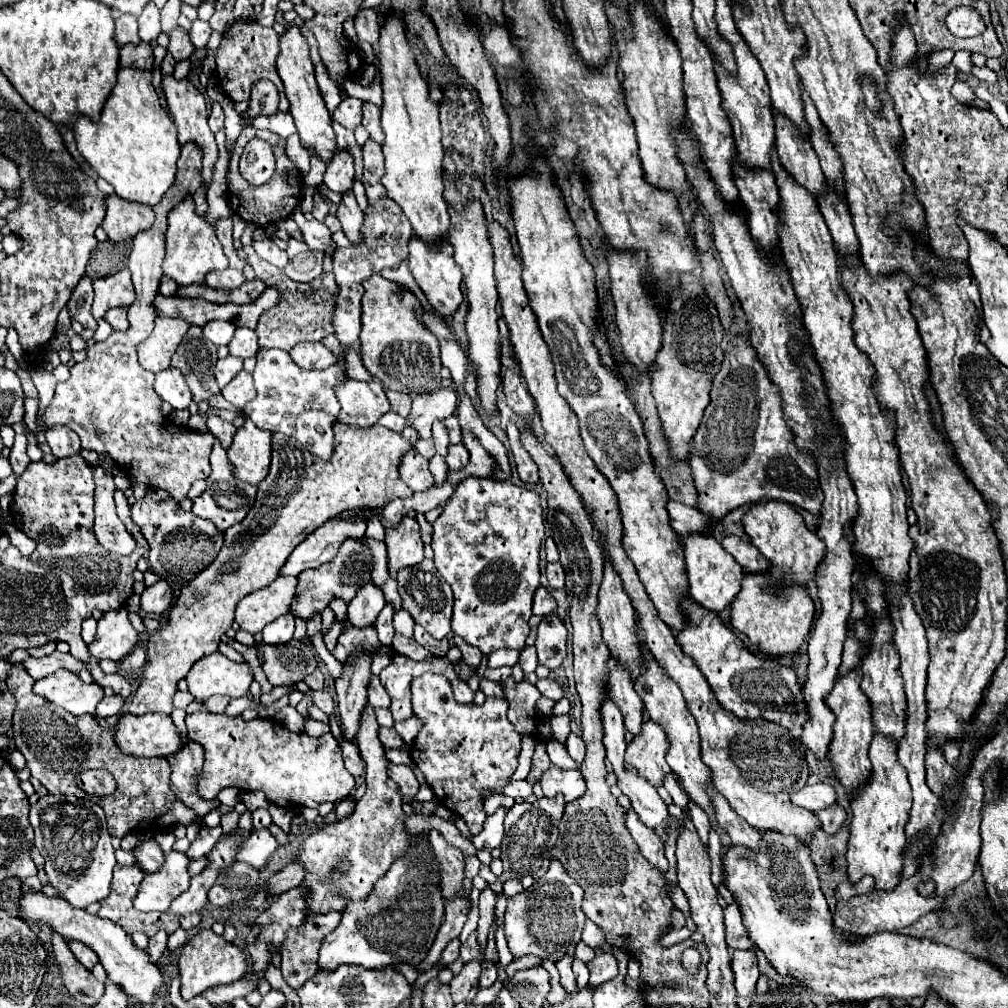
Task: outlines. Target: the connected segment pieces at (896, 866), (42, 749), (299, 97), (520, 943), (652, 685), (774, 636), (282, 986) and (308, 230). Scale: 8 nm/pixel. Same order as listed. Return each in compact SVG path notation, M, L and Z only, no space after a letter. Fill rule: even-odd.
M886 737L872 739L872 779L858 791L856 801L850 803L852 823L846 851L850 885L856 885L864 875L870 875L874 879L876 891L892 891L902 881L902 851L906 847L904 825L912 807L912 791L908 785L908 777L898 763L896 751L898 747L892 745L892 741L888 741Z
M12 665L12 673L6 679L6 685L18 701L16 703L16 713L14 713L14 719L12 719L14 745L26 757L26 767L30 769L32 777L36 777L48 789L50 795L76 795L76 791L80 791L80 789L74 787L76 773L82 773L86 769L106 769L114 775L114 779L118 783L118 789L112 795L112 807L104 809L110 835L124 837L126 833L140 833L140 831L158 831L158 829L168 831L172 825L192 825L192 823L204 827L202 817L192 813L192 809L182 805L182 801L172 793L172 789L170 789L170 765L164 757L140 759L140 757L124 755L116 747L116 743L112 741L114 729L102 729L92 715L74 717L68 711L58 709L58 707L50 705L46 699L34 695L34 691L32 691L34 679L20 665Z
M288 29L286 35L280 37L280 55L278 55L276 67L278 67L278 75L284 83L284 91L290 101L290 113L294 117L294 123L296 123L296 129L298 129L304 149L308 149L318 159L328 163L338 153L336 135L332 129L330 113L324 105L324 99L322 99L320 89L314 79L314 65L310 59L310 47L308 47L306 39L300 35L300 29Z
M552 859L544 877L536 879L530 889L510 897L504 915L504 933L514 959L522 955L538 955L542 959L558 961L560 957L574 955L586 919L580 909L582 895L582 887L566 873L560 861Z
M644 649L644 677L640 677L636 681L636 693L640 695L640 699L644 701L644 707L646 707L646 715L652 719L652 721L660 721L660 725L664 725L664 733L668 733L668 765L670 769L682 779L682 785L686 789L686 793L690 795L690 801L700 805L702 799L704 799L704 805L702 809L708 813L710 817L710 823L714 823L714 815L712 815L712 805L710 801L706 799L706 793L704 793L704 787L706 785L712 785L710 783L710 769L702 763L702 757L700 757L700 737L698 737L698 727L696 727L696 721L694 717L688 713L688 707L686 707L686 701L680 693L680 687L674 685L674 681L668 681L664 669L660 669L660 665L656 661L652 661L654 657L650 657L650 651Z
M748 573L742 579L742 589L730 607L730 621L736 631L750 639L756 651L770 657L784 657L796 653L806 641L814 623L814 603L800 587L790 587L786 593L766 591L766 577Z
M268 965L268 969L266 969L266 979L268 979L268 983L272 985L272 989L278 989L278 991L282 991L282 993L286 995L286 999L290 997L290 987L284 983L284 979L282 979L282 973L280 973L280 969L278 969L278 967L274 967L274 965Z
M292 213L292 219L298 223L302 237L304 237L304 243L308 245L310 251L326 253L328 249L332 249L332 231L324 223L316 221L316 219L306 221L302 217L302 213Z

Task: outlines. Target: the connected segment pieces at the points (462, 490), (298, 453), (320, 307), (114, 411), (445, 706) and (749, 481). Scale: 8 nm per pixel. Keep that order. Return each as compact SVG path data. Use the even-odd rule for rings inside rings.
M466 477L450 497L442 515L434 521L434 565L440 575L450 583L454 591L454 615L452 633L460 635L466 643L478 647L484 655L494 649L516 649L526 647L530 633L528 619L532 615L532 597L540 587L538 553L544 539L544 521L540 497L510 481L488 481L480 477Z
M336 423L334 437L336 437L334 453L332 453L334 457L330 457L328 461L318 459L316 455L308 453L308 449L304 449L304 445L300 445L296 439L284 437L282 433L276 433L272 437L270 473L258 485L256 503L248 511L246 519L242 523L230 527L224 533L222 551L202 573L198 573L192 581L186 581L186 583L170 581L170 585L174 587L174 599L172 599L174 605L170 607L168 623L160 629L160 643L154 643L154 641L146 643L146 663L142 667L140 685L128 703L130 713L134 713L134 715L144 715L148 711L160 711L166 715L172 713L172 697L178 689L178 681L188 675L188 671L192 669L192 665L196 661L200 661L200 657L218 651L222 635L234 623L234 609L236 609L238 601L244 595L270 585L278 577L278 571L290 557L292 549L300 541L304 541L304 537L308 537L308 533L314 533L330 517L336 517L342 511L384 507L392 499L412 497L412 491L398 477L400 457L410 449L410 443L402 435L398 435L390 429L384 429L380 425L374 425L370 429L360 429L354 425Z
M252 245L244 247L244 251L250 257L250 263L252 263L254 271L258 271L260 277L266 277L270 281L276 275L276 283L270 281L268 285L280 289L278 305L274 305L274 309L268 309L268 313L262 313L260 321L256 325L256 333L260 337L260 347L280 347L284 351L290 351L296 343L320 341L326 335L334 333L332 309L336 305L336 293L338 293L334 273L322 273L320 277L316 277L308 283L298 283L298 281L288 279L284 271L278 271L278 269L272 271L272 265L268 265L264 259L260 259L258 253L252 249ZM260 269L262 269L262 273L260 273Z
M188 143L182 147L182 157L178 159L178 175L176 175L176 183L174 187L170 187L170 191L166 193L164 201L160 205L154 207L156 213L156 221L150 229L138 233L132 241L132 251L130 251L130 259L128 259L128 269L132 271L132 281L136 287L136 301L130 305L128 309L128 321L130 321L130 329L128 331L112 331L112 335L102 341L102 343L94 343L92 347L88 347L88 357L82 363L76 363L70 373L72 377L66 383L60 383L56 387L56 395L52 399L52 405L44 411L44 421L48 427L54 425L68 425L70 429L74 429L80 439L82 439L82 447L88 451L96 451L96 453L108 453L116 465L130 477L134 479L134 483L144 483L150 489L162 489L166 493L170 493L176 501L186 499L190 485L196 479L208 479L210 475L210 463L208 457L212 453L214 447L214 435L212 433L196 433L192 429L184 429L178 427L174 423L166 423L166 419L160 413L160 405L162 399L156 395L154 391L154 373L146 371L140 367L138 363L138 355L136 355L136 347L138 343L142 343L148 333L152 333L154 329L154 319L156 319L156 311L152 309L152 299L158 295L158 283L162 273L162 261L164 261L164 235L166 235L166 215L168 211L184 201L188 195L194 195L194 191L202 185L200 179L200 165L202 165L202 153L194 143Z
M424 673L412 681L412 709L424 723L424 731L416 737L410 751L412 761L426 775L438 803L464 819L472 835L480 833L486 819L480 789L490 787L498 793L508 785L518 765L520 735L506 719L508 701L488 697L484 705L460 705L454 701L452 685L444 675Z
M736 337L728 343L720 371L712 381L710 405L706 407L702 423L694 437L690 467L698 491L696 507L702 513L708 513L712 521L722 521L730 511L742 505L758 503L760 499L780 499L806 511L820 513L824 493L820 493L816 463L812 457L808 457L806 453L798 453L798 449L794 447L794 435L784 421L780 391L768 379L766 367L760 363L750 341L744 337Z

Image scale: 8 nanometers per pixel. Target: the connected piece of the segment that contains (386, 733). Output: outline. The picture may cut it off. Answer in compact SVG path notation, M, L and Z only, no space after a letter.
M380 727L380 729L378 729L378 735L380 735L382 745L388 747L388 749L390 749L390 747L402 747L402 745L404 745L394 727Z

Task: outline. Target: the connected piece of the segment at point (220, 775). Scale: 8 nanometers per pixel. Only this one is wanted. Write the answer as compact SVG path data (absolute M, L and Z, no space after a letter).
M198 711L194 715L188 715L186 725L188 725L188 737L200 743L206 751L204 769L198 777L198 793L206 801L216 799L218 793L226 787L236 787L242 791L262 791L270 803L280 807L296 807L296 805L318 807L324 801L338 803L346 799L356 785L354 777L344 767L339 744L331 733L325 737L313 738L306 733L292 733L284 725L270 719L258 717L252 721L244 721L240 715L228 717L226 713L216 715L208 711Z

